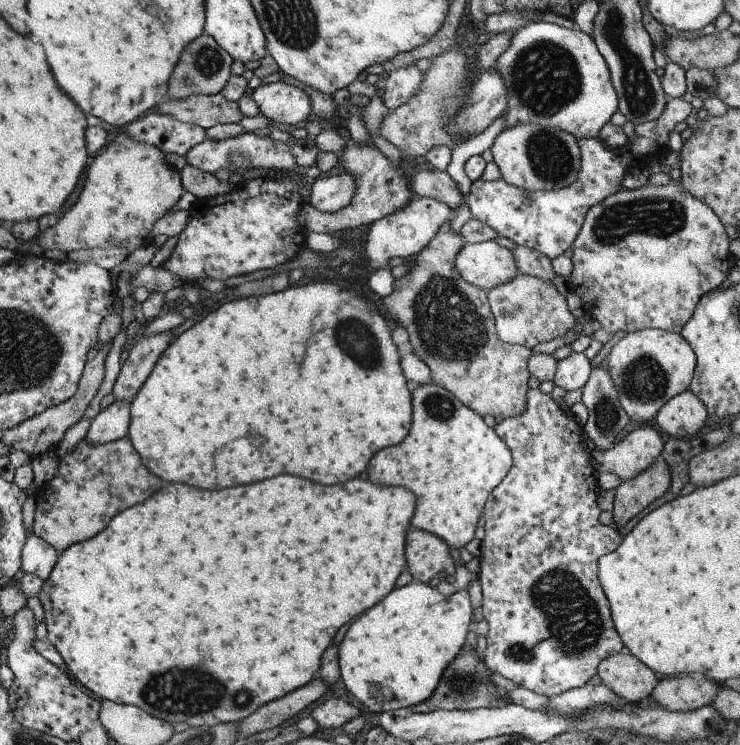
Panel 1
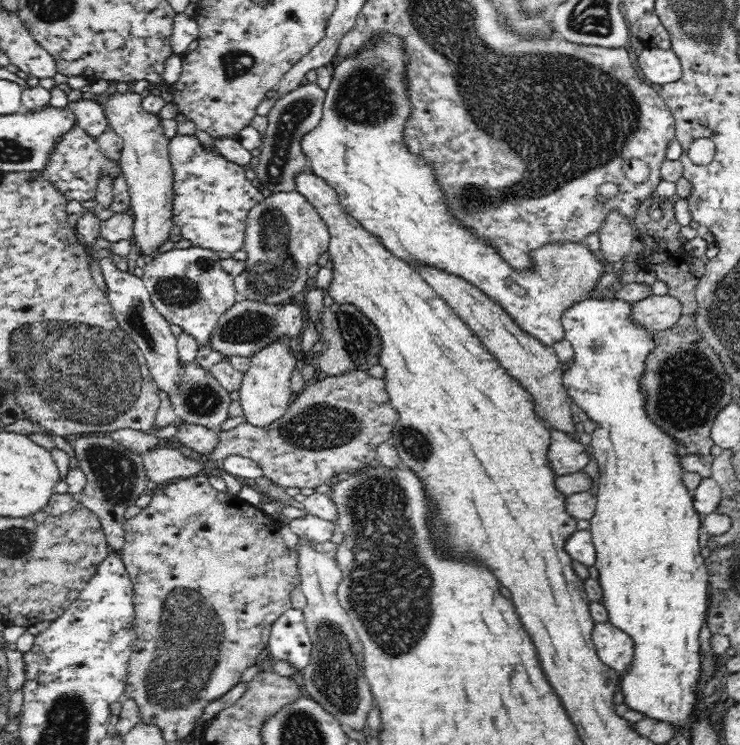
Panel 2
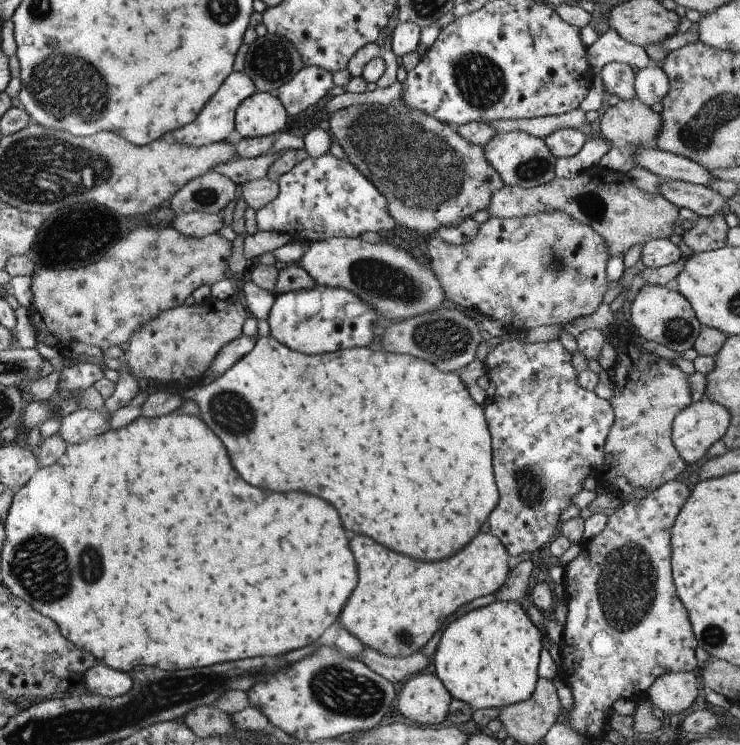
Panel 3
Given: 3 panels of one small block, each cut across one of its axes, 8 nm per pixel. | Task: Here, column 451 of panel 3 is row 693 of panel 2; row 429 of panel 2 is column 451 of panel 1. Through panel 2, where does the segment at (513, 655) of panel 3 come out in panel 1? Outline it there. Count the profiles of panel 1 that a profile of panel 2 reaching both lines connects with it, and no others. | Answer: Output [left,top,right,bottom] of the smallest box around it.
[338,580,472,714]

